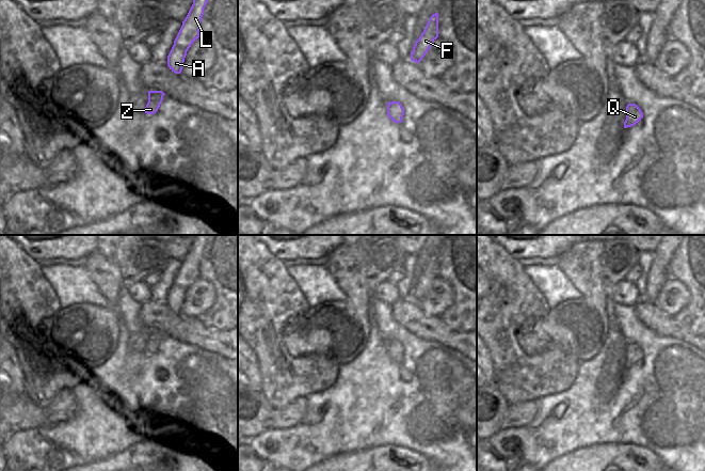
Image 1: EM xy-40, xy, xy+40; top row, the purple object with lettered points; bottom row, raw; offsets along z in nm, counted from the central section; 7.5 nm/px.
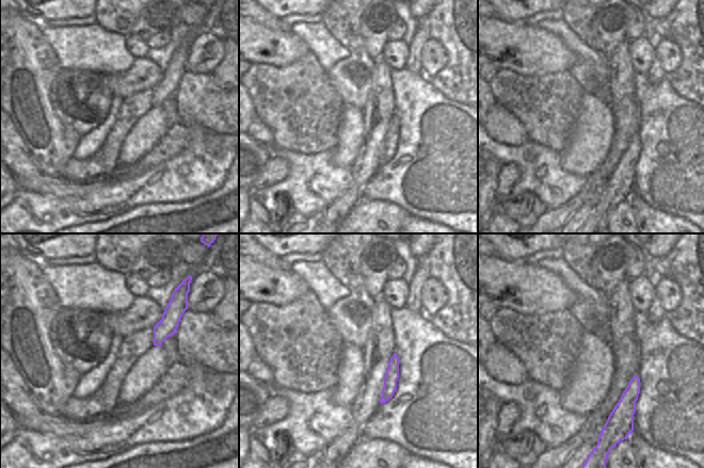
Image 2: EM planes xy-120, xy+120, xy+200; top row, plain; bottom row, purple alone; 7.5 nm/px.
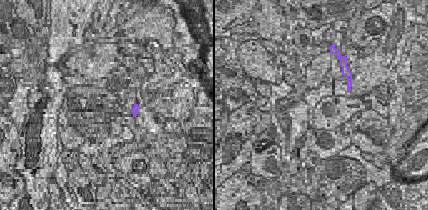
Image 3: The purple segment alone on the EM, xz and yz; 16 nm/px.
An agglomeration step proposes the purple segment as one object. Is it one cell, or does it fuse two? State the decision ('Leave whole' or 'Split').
Leave whole.

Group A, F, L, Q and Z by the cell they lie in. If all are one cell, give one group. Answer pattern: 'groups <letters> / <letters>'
groups A F L Q Z

